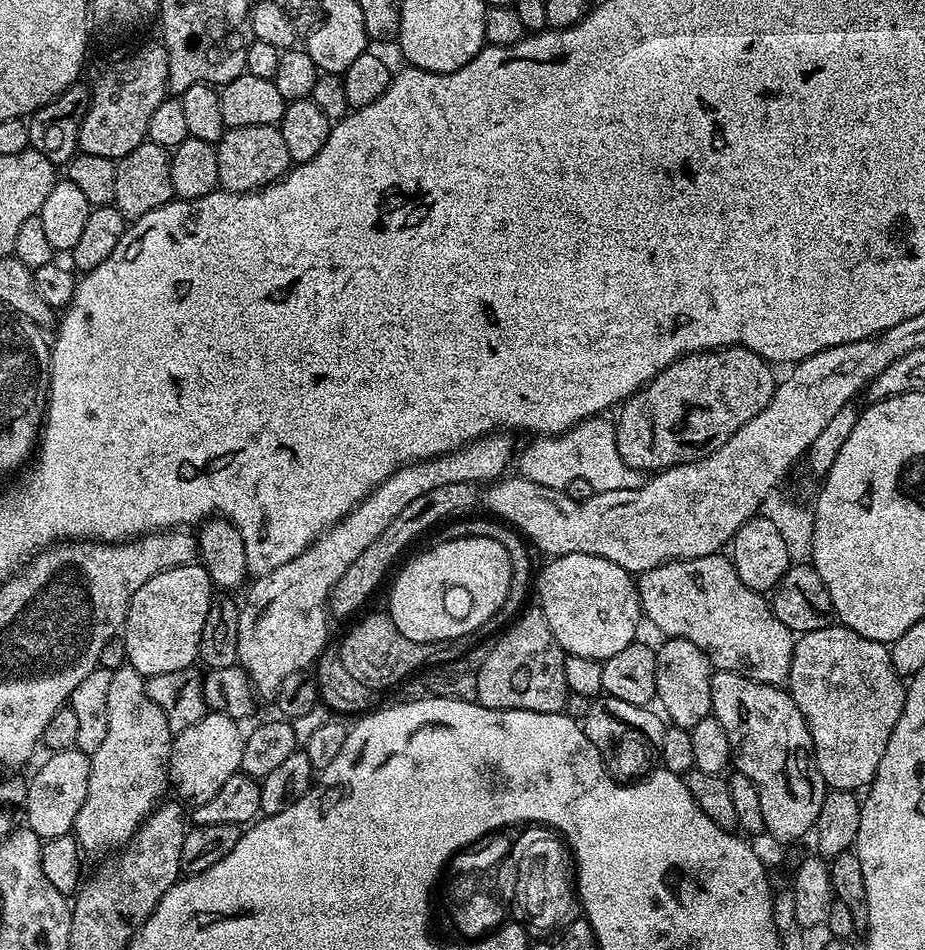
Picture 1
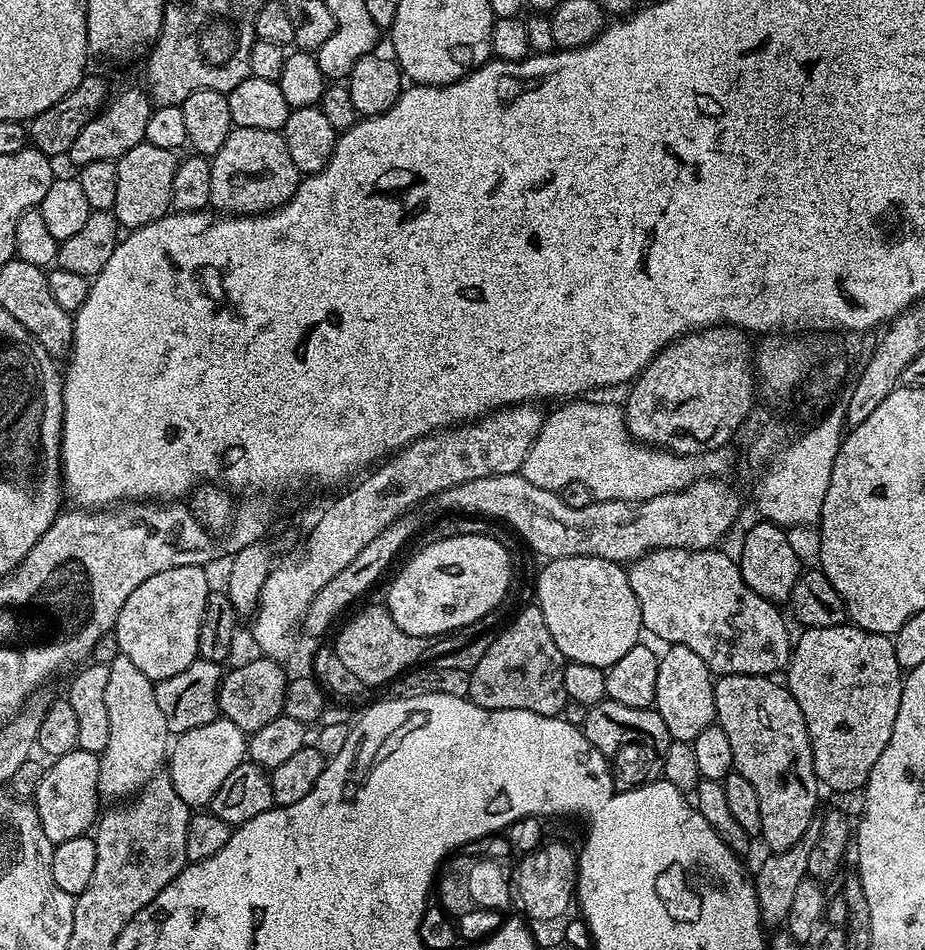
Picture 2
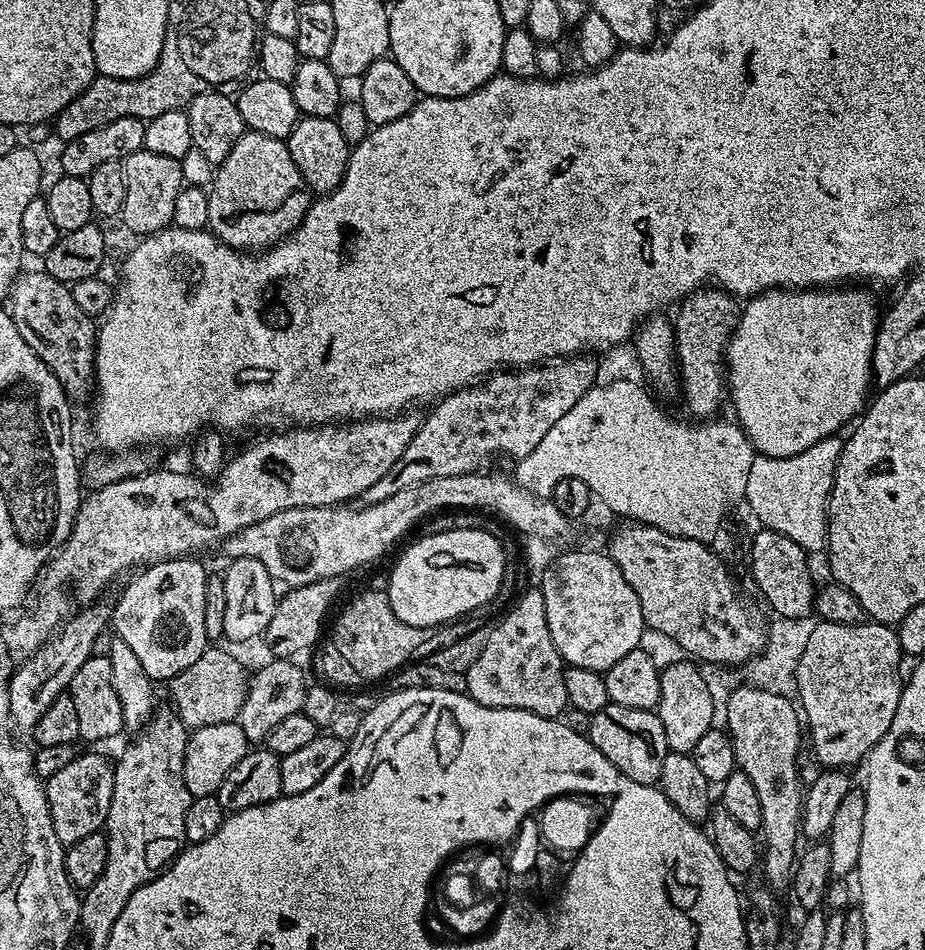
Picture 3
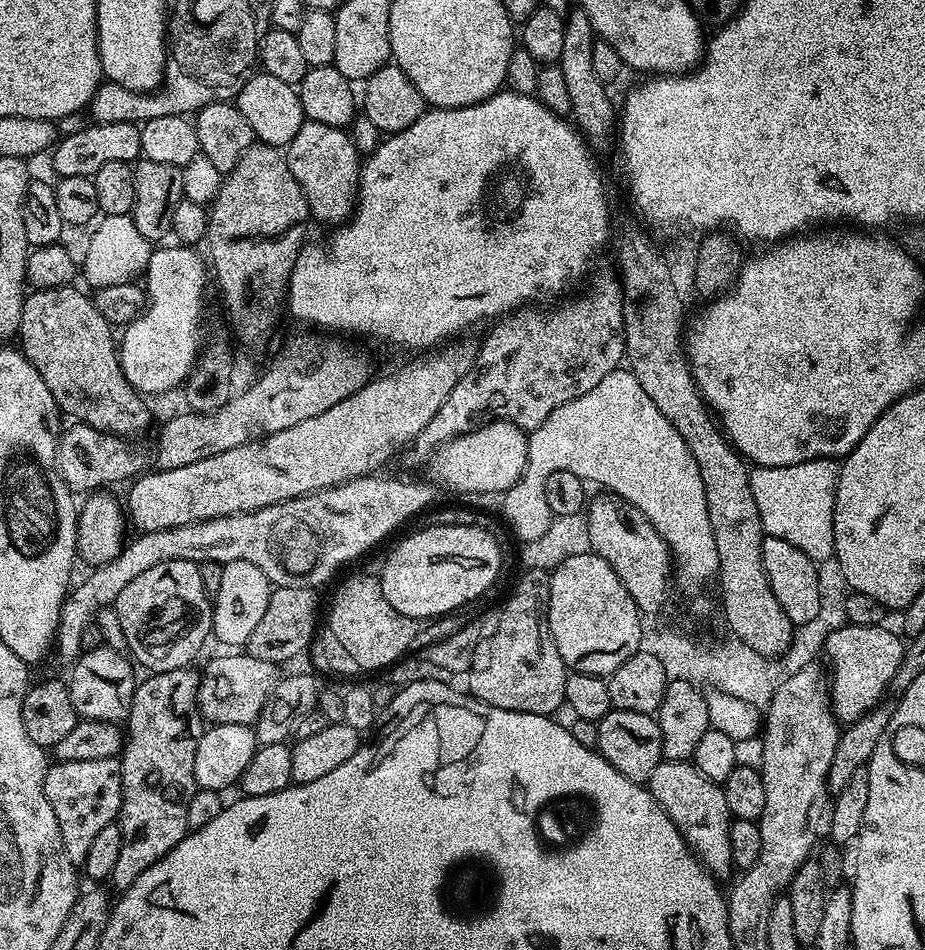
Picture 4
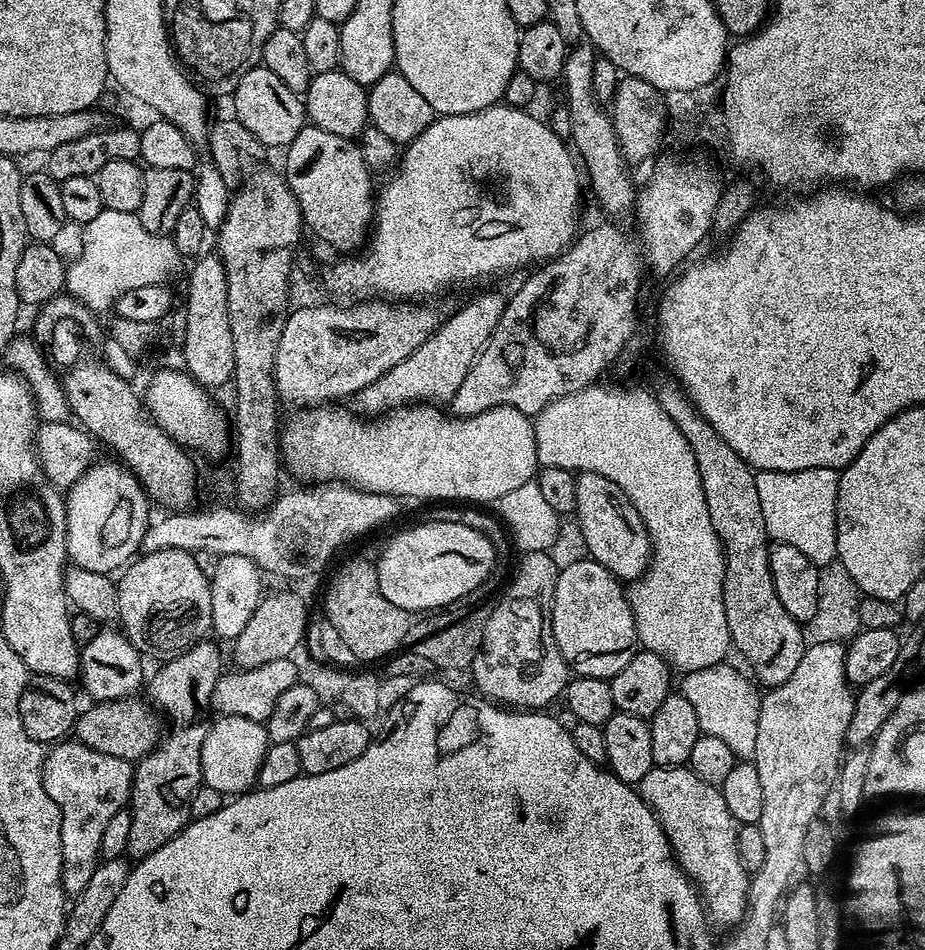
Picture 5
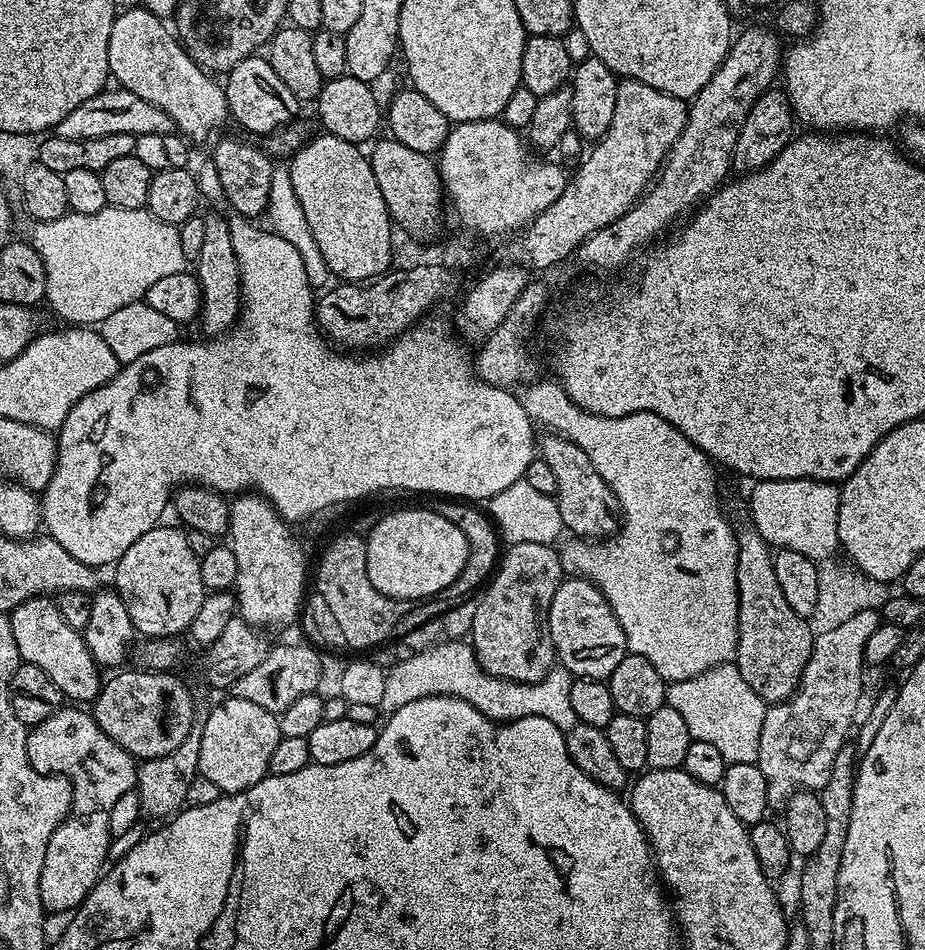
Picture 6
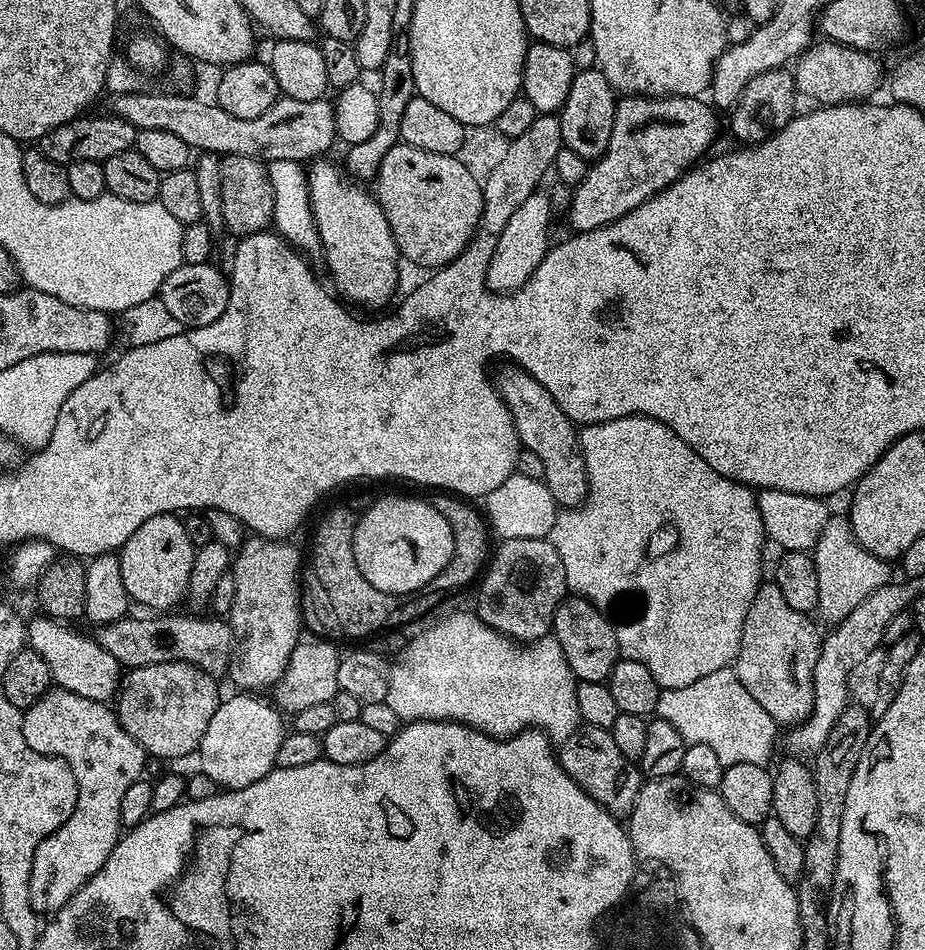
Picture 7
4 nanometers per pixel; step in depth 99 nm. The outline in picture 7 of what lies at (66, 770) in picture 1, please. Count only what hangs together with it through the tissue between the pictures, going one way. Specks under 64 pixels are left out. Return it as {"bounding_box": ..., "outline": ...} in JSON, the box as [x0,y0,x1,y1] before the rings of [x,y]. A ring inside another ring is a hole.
{"bounding_box":[22,686,146,914],"outline":[[[59,686],[45,692],[42,698],[38,698],[38,702],[23,709],[22,715],[22,734],[26,738],[26,746],[44,756],[59,756],[61,760],[65,760],[70,770],[74,770],[74,778],[78,782],[78,802],[74,806],[74,814],[70,814],[70,818],[66,818],[66,822],[62,822],[62,826],[50,833],[34,850],[34,862],[30,870],[30,906],[37,914],[54,914],[62,906],[66,906],[66,902],[70,902],[72,895],[93,874],[102,870],[106,858],[120,841],[122,797],[128,787],[134,786],[134,782],[145,775],[146,753],[139,742],[123,729],[115,711],[107,703],[82,698],[82,694],[74,694]]]}

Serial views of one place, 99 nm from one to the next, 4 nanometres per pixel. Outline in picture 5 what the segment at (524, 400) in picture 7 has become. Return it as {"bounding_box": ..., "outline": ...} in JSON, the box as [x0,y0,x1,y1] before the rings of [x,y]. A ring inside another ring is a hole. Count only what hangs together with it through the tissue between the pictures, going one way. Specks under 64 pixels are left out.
{"bounding_box":[574,472,653,582],"outline":[[[580,472],[577,475],[574,524],[580,529],[587,555],[598,561],[606,570],[610,570],[617,580],[631,582],[644,575],[645,570],[648,569],[648,562],[653,557],[648,531],[632,500],[626,498],[624,491],[618,485],[612,484],[610,478],[597,472]]]}

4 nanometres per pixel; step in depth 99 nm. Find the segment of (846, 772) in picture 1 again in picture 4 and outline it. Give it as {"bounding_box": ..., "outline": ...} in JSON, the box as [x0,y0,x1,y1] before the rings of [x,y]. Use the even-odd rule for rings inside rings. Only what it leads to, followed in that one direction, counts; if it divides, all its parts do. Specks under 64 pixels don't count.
{"bounding_box":[822,623,905,725],"outline":[[[845,623],[841,625],[840,628],[830,633],[822,647],[822,655],[824,654],[825,658],[828,659],[829,665],[827,664],[827,667],[830,669],[830,695],[832,698],[832,711],[835,712],[837,721],[843,722],[845,725],[853,724],[855,720],[865,716],[869,710],[875,708],[877,704],[881,703],[881,701],[885,699],[884,691],[887,693],[892,687],[892,679],[898,670],[898,666],[902,662],[905,647],[905,641],[900,641],[899,638],[896,637],[890,629],[888,629],[888,626],[881,626],[878,624],[875,624],[874,626],[858,626],[857,624]]]}

